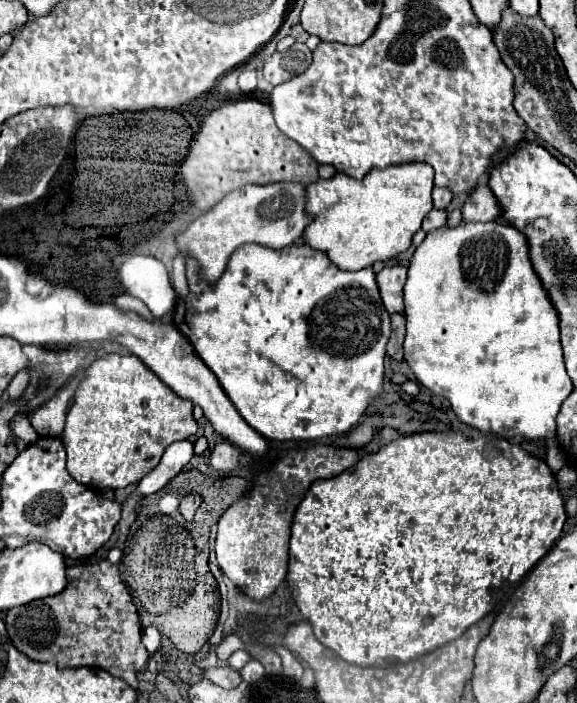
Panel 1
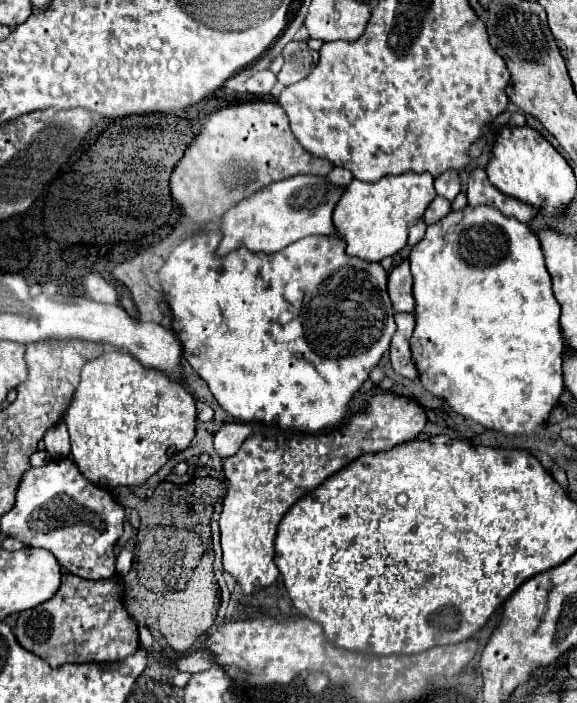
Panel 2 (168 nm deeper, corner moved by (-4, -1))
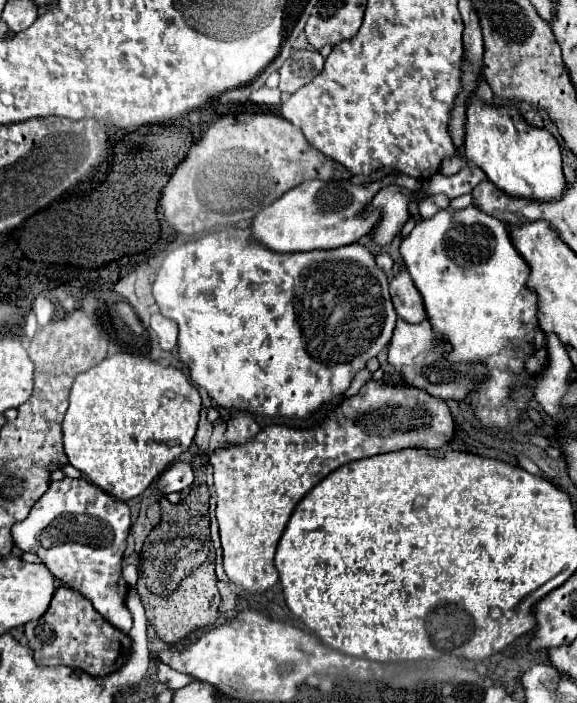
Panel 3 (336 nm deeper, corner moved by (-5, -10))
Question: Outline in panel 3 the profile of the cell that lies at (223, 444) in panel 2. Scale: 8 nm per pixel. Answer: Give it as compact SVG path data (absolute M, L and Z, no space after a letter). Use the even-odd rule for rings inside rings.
M237 412L227 422L227 440L229 442L245 442L253 440L259 432L259 424L255 422L251 412Z

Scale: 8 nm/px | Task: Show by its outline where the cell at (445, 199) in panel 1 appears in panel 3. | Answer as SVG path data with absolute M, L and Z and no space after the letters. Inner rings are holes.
M465 166L453 176L443 176L435 174L427 182L423 182L423 192L425 194L447 194L449 198L457 198L463 194L469 194L477 184L487 180L483 170L477 166Z

